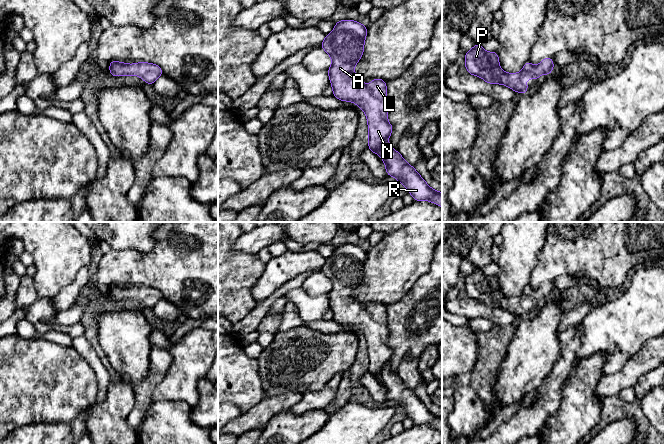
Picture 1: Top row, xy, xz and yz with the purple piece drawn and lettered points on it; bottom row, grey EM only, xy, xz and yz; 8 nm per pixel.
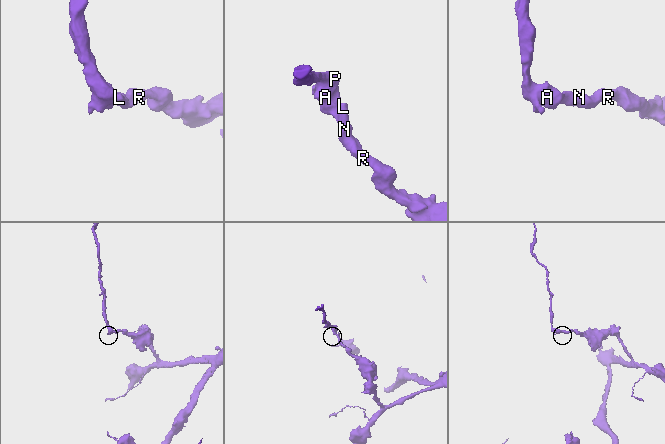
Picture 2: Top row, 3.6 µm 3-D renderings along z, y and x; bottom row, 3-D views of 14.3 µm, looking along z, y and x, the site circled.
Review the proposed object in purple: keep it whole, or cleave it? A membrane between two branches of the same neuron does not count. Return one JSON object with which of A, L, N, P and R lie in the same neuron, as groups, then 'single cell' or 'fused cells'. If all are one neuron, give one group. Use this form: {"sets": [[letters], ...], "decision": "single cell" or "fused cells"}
{"sets": [["A", "L", "N", "P", "R"]], "decision": "single cell"}

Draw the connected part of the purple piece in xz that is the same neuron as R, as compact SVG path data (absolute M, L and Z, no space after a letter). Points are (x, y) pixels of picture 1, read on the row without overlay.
M342 244L336 246L334 254L326 259L324 265L321 267L321 272L330 279L332 284L327 297L333 312L333 320L341 325L354 326L365 336L368 345L368 372L373 377L381 380L381 383L385 387L387 399L395 401L399 407L403 408L415 425L431 425L442 432L442 417L429 411L415 392L409 389L397 374L393 374L390 371L388 362L393 355L393 351L387 343L386 305L379 302L374 303L369 306L368 311L365 313L364 303L354 297L354 291L363 279L366 260L367 251L363 248L353 244Z

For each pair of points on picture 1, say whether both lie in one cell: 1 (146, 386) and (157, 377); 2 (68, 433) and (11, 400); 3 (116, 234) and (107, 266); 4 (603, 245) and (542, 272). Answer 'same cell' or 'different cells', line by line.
1: same cell
2: different cells
3: different cells
4: same cell

